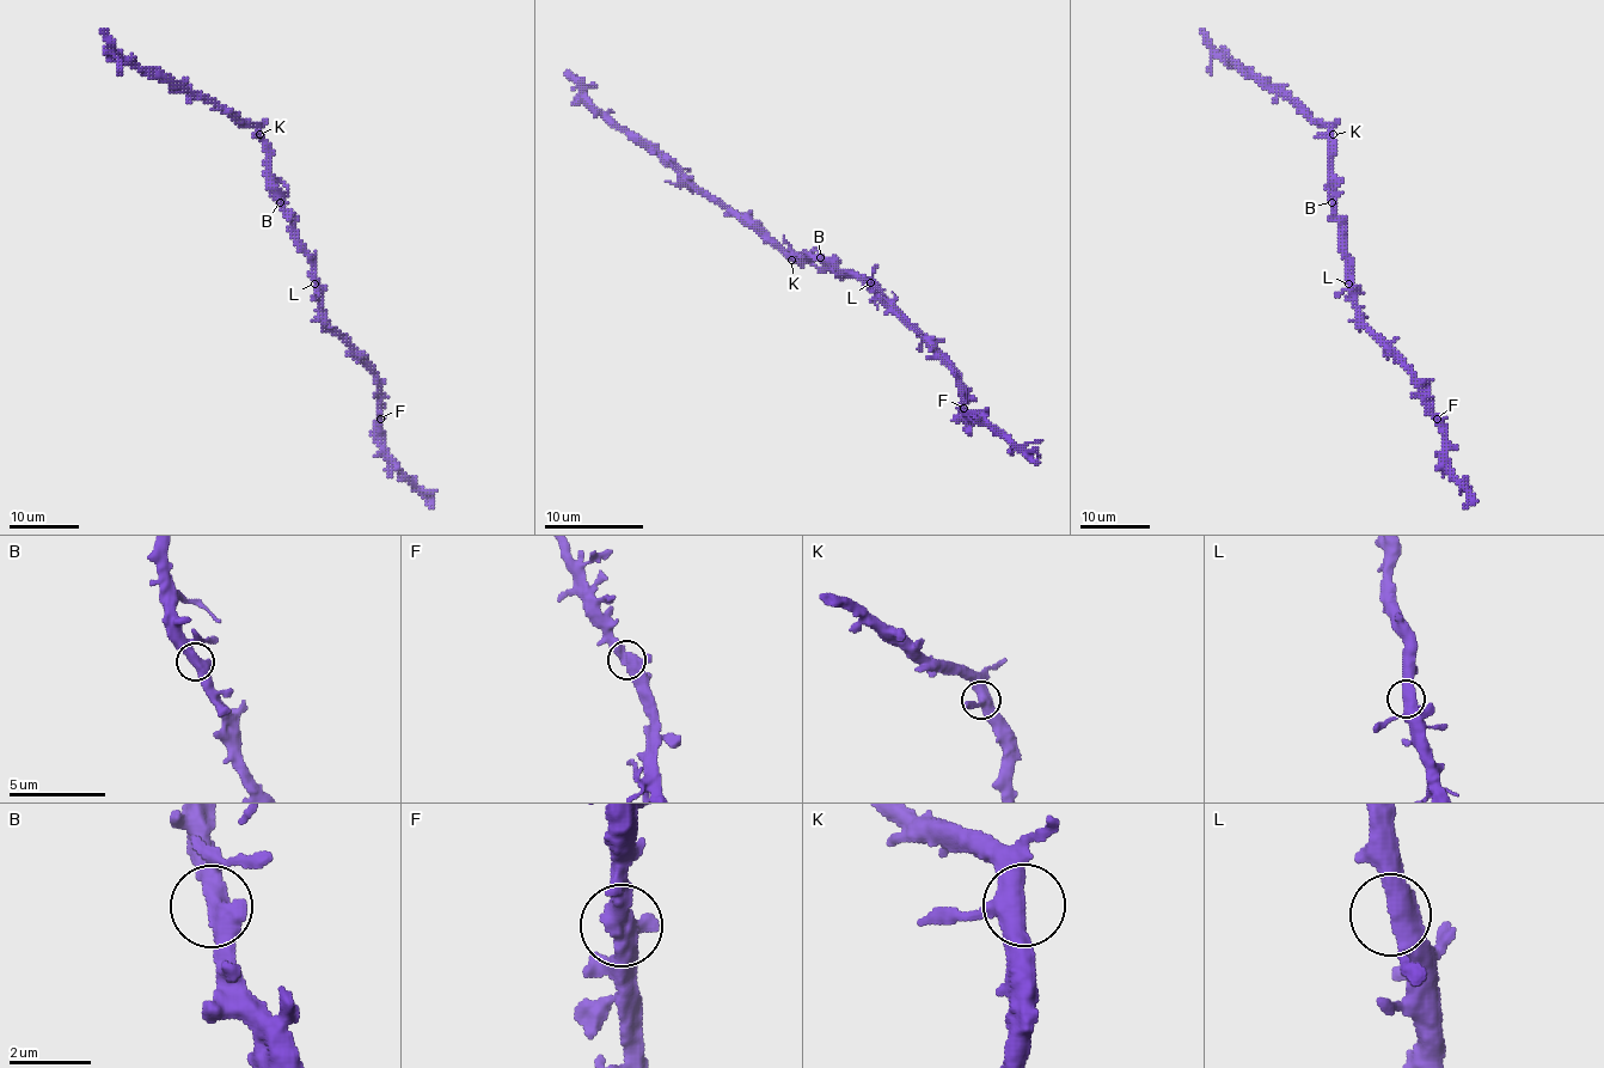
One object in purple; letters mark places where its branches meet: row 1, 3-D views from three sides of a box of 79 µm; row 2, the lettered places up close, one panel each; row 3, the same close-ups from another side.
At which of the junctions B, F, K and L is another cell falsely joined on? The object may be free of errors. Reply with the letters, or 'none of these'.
none of these

